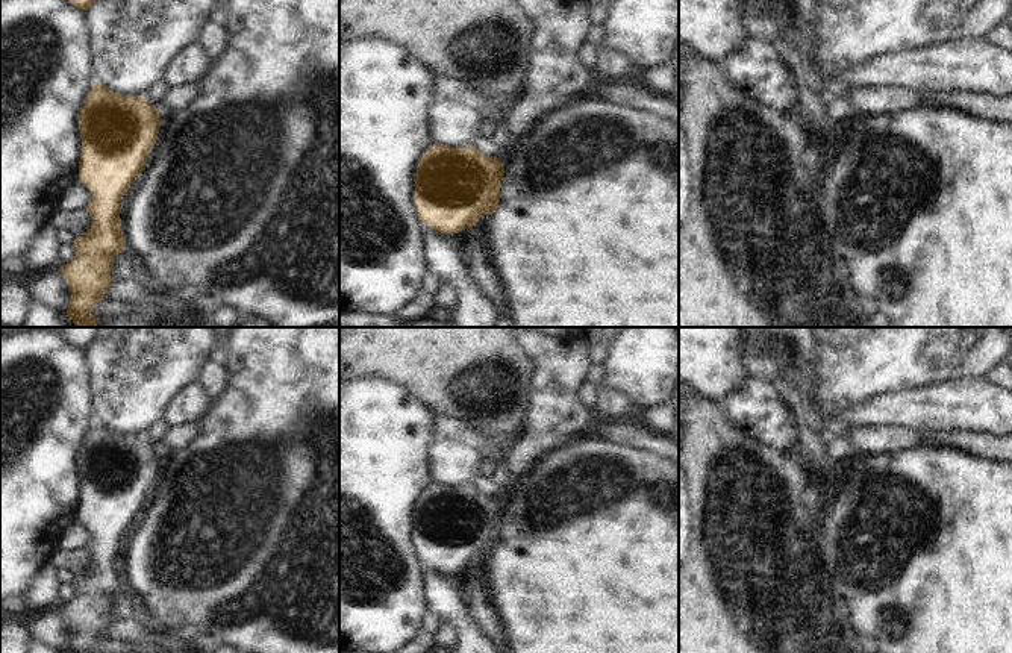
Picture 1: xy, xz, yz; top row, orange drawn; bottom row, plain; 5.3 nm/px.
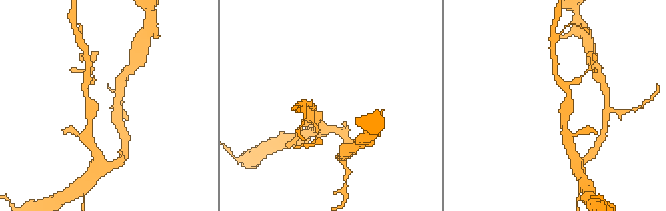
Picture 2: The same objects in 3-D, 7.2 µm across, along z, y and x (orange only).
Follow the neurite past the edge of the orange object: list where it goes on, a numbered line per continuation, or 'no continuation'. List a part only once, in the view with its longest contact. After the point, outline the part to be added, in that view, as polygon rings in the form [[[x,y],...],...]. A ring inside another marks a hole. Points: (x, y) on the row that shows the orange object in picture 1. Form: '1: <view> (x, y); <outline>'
no continuation

